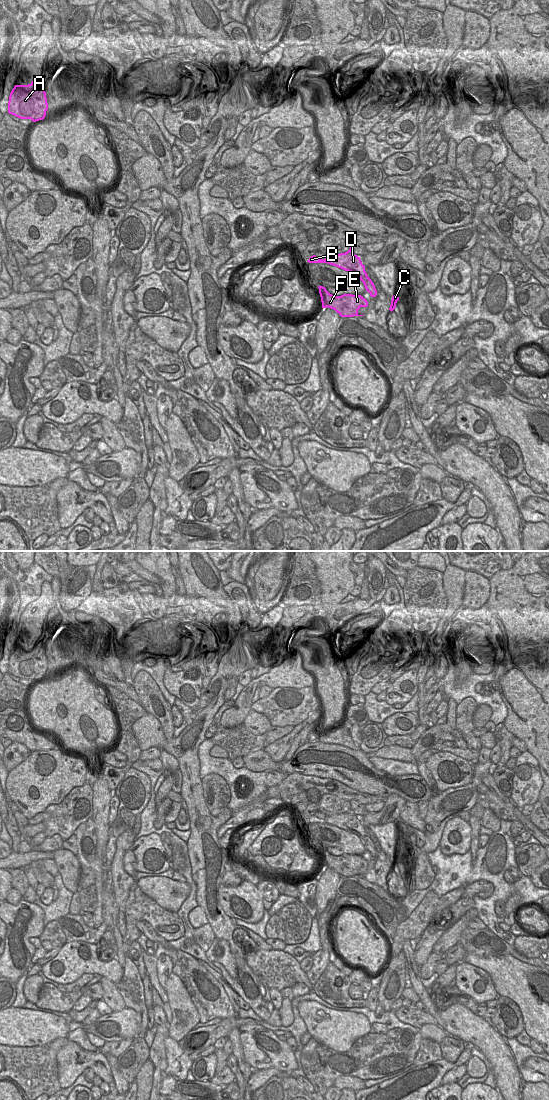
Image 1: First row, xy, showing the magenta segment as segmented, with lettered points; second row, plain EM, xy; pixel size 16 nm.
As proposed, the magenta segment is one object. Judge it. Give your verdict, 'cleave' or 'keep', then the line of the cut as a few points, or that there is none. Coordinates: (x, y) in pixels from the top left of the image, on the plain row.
cleave; cut xy (324, 819), (326, 822)

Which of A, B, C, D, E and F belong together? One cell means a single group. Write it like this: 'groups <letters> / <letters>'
groups A C D / B E F

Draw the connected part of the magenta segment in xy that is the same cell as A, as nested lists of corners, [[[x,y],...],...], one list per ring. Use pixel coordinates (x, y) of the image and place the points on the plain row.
[[[39,641],[28,645],[15,645],[8,661],[8,673],[20,679],[31,679],[33,682],[43,680],[48,670],[46,652],[39,646]]]

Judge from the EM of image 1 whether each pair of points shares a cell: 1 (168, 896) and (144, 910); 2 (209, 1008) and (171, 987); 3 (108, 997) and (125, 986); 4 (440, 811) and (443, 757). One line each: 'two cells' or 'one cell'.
1: two cells
2: two cells
3: two cells
4: two cells

